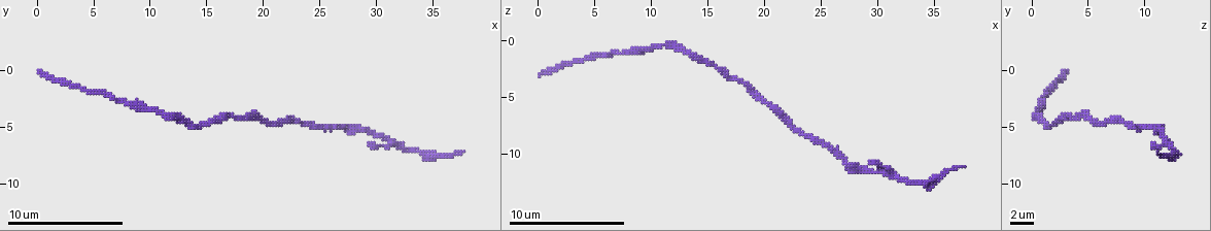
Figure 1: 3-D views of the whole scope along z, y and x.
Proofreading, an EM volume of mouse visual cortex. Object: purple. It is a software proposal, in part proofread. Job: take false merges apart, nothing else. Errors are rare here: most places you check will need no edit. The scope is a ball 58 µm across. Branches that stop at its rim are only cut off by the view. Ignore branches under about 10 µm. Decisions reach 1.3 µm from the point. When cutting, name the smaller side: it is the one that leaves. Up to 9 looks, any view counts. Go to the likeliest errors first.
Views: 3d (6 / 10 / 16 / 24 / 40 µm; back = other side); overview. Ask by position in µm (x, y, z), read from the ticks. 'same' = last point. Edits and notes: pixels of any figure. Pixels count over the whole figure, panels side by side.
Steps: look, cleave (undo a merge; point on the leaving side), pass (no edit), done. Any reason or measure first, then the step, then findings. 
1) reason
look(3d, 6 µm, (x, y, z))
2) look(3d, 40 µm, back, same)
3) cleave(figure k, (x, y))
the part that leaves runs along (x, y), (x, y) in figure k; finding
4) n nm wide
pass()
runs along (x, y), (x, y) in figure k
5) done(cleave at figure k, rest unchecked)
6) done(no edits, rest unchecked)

look(3d, 6 µm, (18.8, 4.0, 4.2))

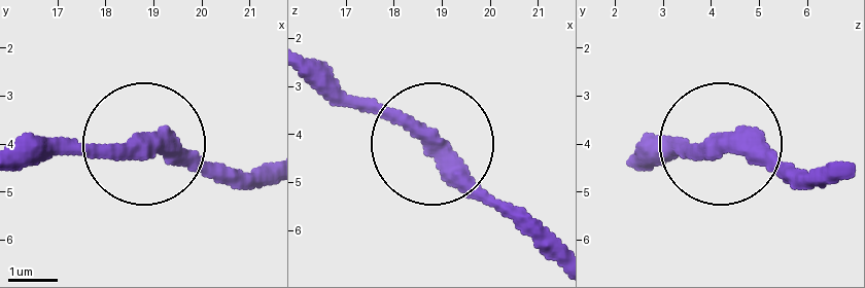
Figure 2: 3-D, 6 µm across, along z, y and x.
look(3d, 6 µm, back, (18.80, 3.95, 4.30))

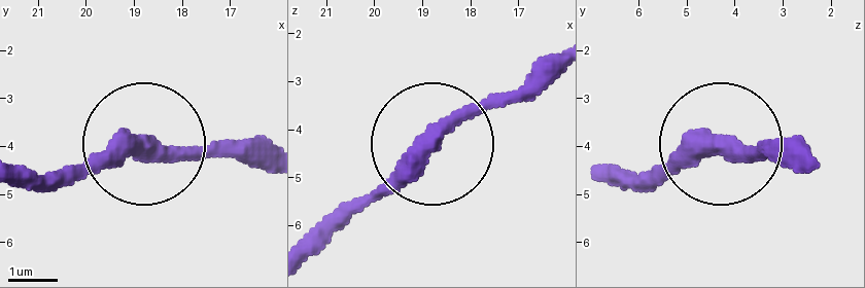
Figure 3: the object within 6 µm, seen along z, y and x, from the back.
pass()
runs along (423, 140), (492, 107), (550, 58) in figure 3; one neuron here

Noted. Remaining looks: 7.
sudden change in width
look(3d, 10 µm, (26.6, 5.0, 10.0))

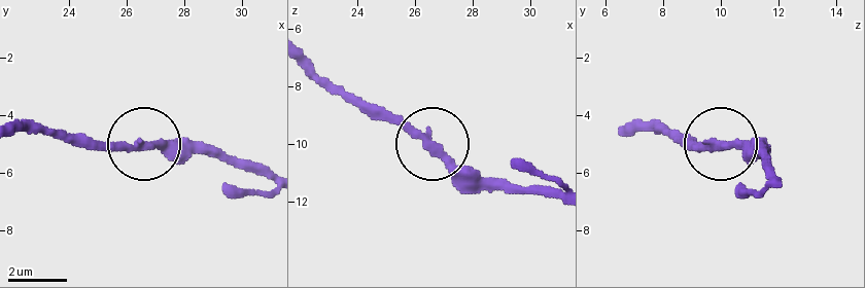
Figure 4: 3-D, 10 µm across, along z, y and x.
look(3d, 10 µm, back, (26.7, 5.1, 10.2))

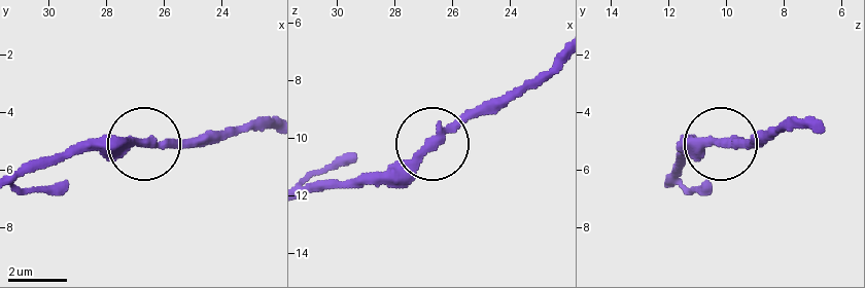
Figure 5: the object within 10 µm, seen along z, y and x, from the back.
pass()
runs along (268, 130), (85, 144) in figure 5; all the same neuron

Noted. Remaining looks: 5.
look(3d, 10 µm, (7.8, 2.8, 1.0))

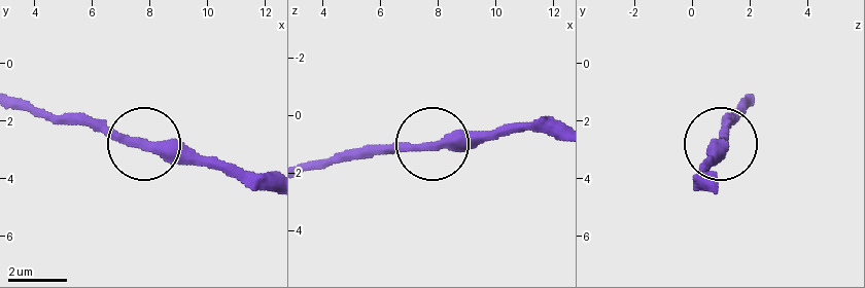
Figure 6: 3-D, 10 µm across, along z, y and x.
pass()
runs along (270, 178), (173, 158), (77, 121), (58, 121) in figure 6; one neuron here

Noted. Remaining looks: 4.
look(3d, 10 µm, (22.6, 4.6, 7.6))

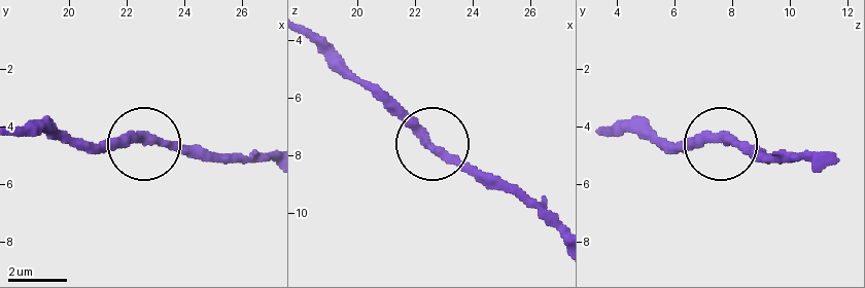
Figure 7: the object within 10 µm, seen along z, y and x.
330 nm wide
pass()
runs along (625, 129), (675, 144), (761, 149) in figure 7; one neuron here

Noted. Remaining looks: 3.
done(no edits, rest unchecked)

